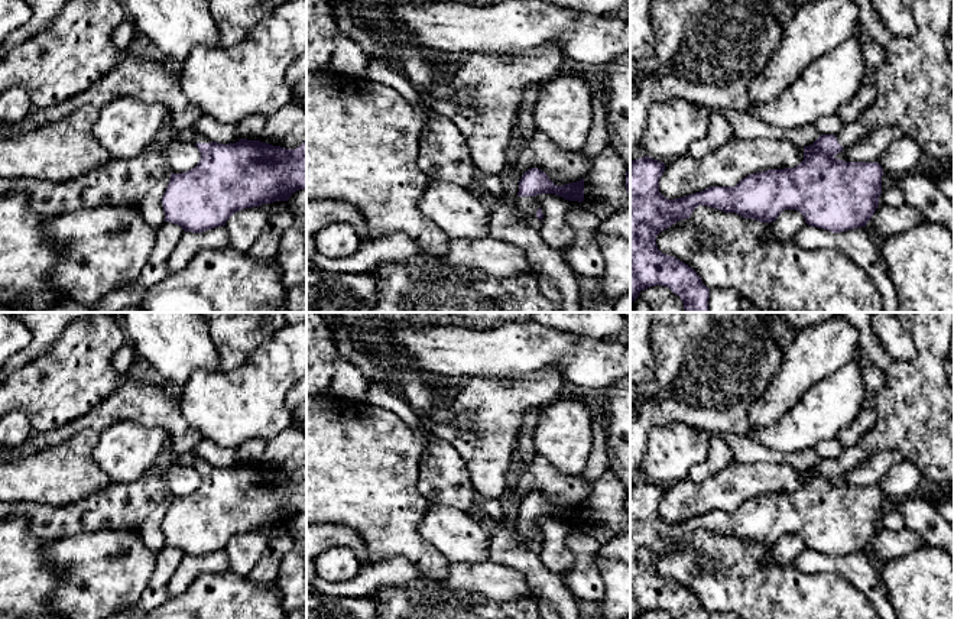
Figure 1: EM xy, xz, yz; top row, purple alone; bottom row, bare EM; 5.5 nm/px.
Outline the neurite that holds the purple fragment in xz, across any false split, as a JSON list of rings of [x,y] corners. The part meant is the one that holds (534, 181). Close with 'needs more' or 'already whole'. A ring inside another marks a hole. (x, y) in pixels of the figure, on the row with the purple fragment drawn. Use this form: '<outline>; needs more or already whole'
[[[530,168],[522,175],[516,205],[526,224],[536,230],[541,229],[543,218],[542,210],[535,200],[539,194],[555,194],[565,200],[581,202],[584,201],[584,178],[577,182],[555,185],[548,175],[538,168]]]; needs more

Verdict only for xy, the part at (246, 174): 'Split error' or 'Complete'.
Split error

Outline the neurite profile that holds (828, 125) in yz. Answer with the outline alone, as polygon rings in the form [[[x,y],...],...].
[[[834,114],[821,117],[814,126],[821,135],[838,135],[844,123]]]

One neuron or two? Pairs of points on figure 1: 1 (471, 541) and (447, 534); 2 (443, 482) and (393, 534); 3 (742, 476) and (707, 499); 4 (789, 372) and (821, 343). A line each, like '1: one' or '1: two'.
1: one
2: two
3: one
4: one

